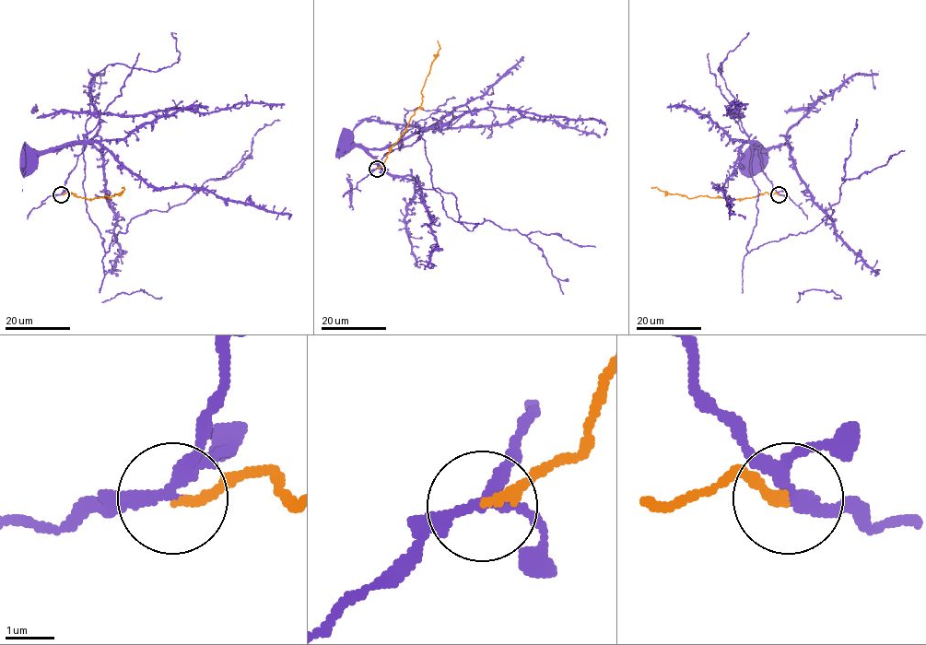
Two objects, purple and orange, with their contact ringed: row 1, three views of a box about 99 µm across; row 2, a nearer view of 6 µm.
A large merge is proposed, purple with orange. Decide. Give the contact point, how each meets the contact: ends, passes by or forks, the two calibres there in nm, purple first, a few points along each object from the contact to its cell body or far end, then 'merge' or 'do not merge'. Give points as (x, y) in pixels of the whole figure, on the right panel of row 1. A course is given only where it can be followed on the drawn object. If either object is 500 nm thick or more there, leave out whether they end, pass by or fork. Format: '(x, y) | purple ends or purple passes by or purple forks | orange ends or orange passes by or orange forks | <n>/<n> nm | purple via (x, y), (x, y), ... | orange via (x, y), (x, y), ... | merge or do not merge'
(779, 194) | purple forks | orange ends | 220/180 nm | purple via (779, 194), (763, 170), (759, 150), (751, 145), (757, 213), (748, 252), (805, 233), (832, 214), (858, 120) | orange via (779, 194), (767, 192), (733, 199), (706, 196), (688, 198), (651, 187) | do not merge

